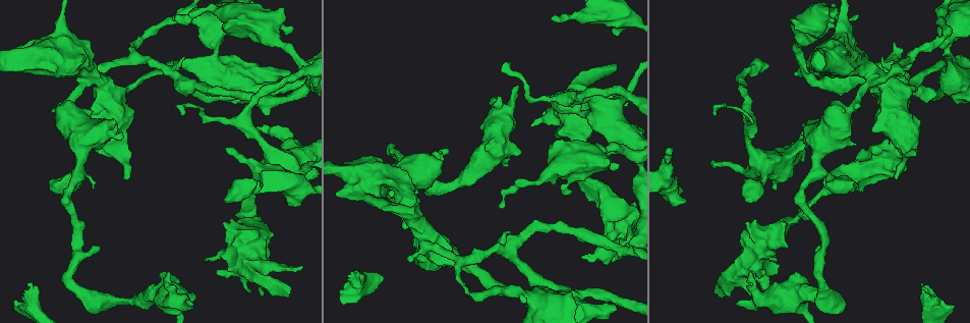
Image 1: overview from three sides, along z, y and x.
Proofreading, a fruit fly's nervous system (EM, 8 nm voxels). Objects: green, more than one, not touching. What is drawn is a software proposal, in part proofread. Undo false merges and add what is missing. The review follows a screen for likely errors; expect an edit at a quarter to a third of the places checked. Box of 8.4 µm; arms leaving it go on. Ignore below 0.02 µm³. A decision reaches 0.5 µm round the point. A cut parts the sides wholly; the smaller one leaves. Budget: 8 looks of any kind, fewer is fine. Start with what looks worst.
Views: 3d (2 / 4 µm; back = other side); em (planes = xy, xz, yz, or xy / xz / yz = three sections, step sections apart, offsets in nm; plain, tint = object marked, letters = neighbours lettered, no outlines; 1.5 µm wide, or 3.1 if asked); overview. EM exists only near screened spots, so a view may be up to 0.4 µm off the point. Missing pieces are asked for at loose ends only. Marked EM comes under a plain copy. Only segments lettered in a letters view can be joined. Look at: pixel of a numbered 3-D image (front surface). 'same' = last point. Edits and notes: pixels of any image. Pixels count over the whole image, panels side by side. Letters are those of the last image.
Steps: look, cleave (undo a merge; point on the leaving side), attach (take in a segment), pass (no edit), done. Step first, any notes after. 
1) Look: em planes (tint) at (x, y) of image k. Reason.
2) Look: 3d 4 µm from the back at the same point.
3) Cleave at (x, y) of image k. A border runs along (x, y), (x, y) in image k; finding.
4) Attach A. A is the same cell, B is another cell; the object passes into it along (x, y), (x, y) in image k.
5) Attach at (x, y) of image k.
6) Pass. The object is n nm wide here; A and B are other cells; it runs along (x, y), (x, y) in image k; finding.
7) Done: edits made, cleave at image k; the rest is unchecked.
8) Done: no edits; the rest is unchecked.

Look: em planes (letters) at (719, 295) of image 1. An open end.

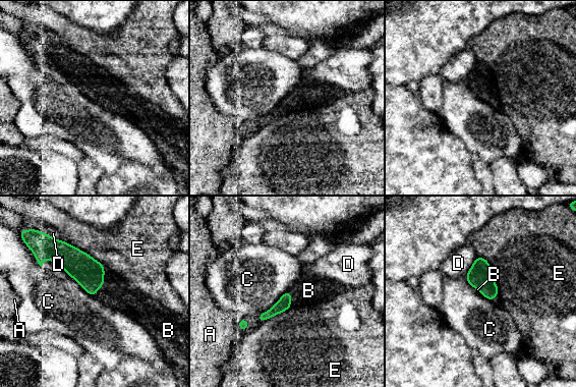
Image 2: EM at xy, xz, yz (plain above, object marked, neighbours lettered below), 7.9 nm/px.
Attach B. B is the same cell, A, C, D and E are other cells; the object passes into it along (89, 273), (103, 283), (116, 292) in image 2; the cell continues.

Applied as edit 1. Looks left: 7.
Look: 3d 4 µm at (580, 135) of image 1. Sudden change in width.

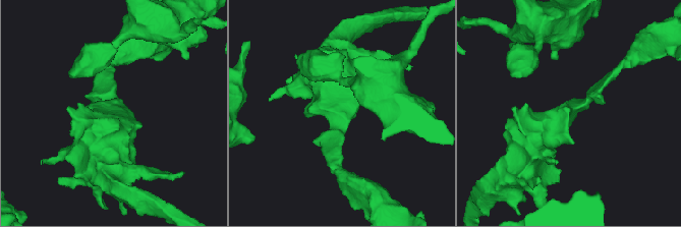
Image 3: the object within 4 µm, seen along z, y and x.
Look: em yz step 4 (tint) at (574, 108) of image 3. Now the EM.

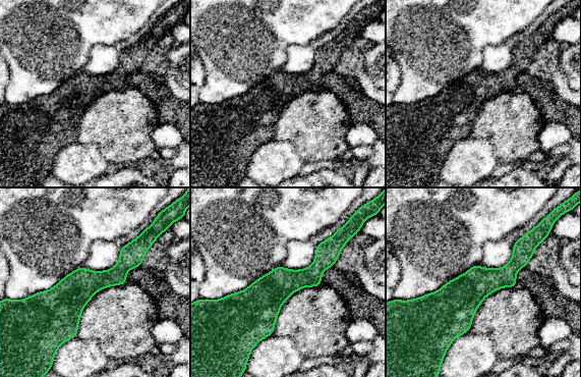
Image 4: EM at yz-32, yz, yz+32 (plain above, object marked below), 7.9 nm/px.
Look: em planes (letters) at the same point. Cut it another way.

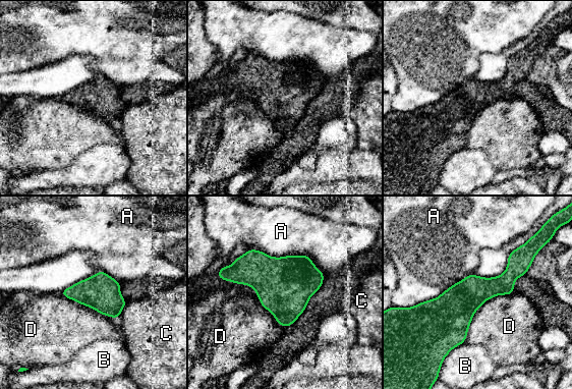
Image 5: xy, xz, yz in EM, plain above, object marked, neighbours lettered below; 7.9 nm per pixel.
Pass. The object is 280 nm wide here; A, B, C and D are other cells; a border runs along (514, 291), (479, 307), (464, 342) in image 5; one cell here.

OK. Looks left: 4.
Look: em planes (tint) at (203, 65) of image 1. Three-way junction.

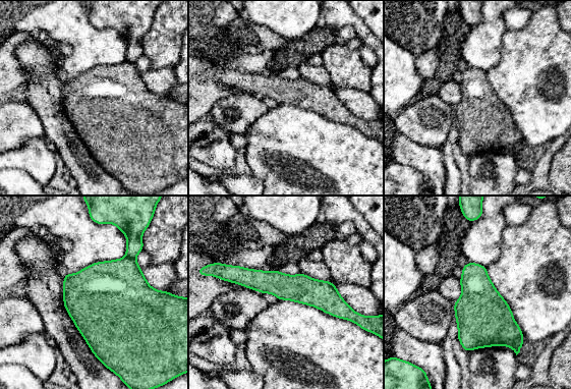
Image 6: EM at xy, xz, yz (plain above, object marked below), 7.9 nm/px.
Look: em planes (letters) at the same point.

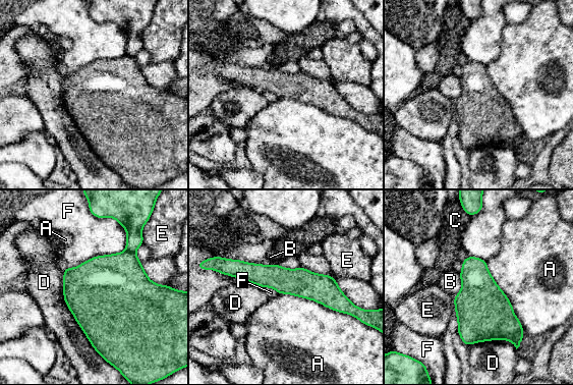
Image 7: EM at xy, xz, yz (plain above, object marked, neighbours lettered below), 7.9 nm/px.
Cleave at (119, 280) of image 7. A, B, C, D, E and F are other cells; a border runs along (126, 249), (134, 253) in image 7; a second cell is stuck on.

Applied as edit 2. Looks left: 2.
Done: edits made, attach at image 2, cleave at image 7; the rest is unchecked.

